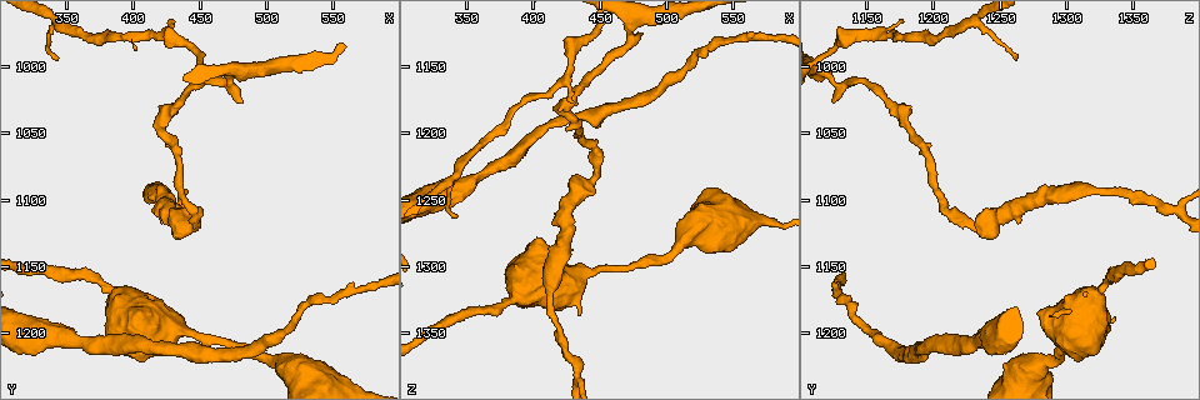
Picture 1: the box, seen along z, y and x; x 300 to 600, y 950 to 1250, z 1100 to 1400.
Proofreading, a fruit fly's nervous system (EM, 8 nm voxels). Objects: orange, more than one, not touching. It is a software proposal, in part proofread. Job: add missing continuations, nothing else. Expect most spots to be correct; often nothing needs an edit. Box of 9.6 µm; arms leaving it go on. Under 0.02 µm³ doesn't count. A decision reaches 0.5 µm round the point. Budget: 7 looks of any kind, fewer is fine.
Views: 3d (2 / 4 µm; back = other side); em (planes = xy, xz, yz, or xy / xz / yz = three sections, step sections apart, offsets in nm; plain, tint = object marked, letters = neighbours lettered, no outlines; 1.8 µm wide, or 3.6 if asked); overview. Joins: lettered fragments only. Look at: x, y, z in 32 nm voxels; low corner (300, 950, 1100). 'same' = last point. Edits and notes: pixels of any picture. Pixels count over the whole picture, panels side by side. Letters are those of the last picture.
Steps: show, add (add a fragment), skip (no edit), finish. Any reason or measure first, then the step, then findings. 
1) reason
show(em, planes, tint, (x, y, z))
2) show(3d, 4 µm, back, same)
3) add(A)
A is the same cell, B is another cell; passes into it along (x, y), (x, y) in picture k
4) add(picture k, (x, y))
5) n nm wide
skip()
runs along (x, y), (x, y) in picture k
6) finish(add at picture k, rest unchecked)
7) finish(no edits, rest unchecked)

branch stops here
show(em, planes, letters, (342, 994, 1260))

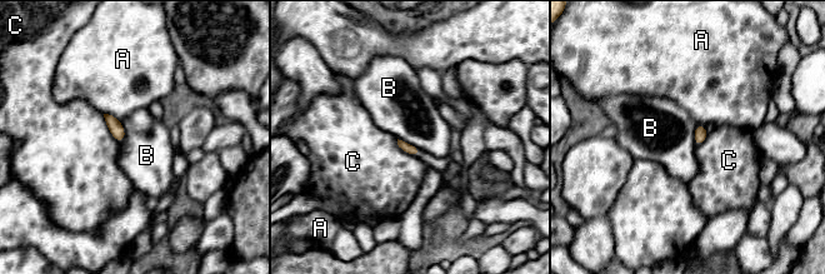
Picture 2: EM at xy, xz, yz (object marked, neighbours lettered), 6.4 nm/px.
skip()
A, B and C are other cells; border along (398, 138), (413, 144), (420, 153) in picture 2; no lettered fragment goes on from it

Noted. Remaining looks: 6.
calibre changes
show(em, 3.6 µm, planes, letters, (394, 1178, 1318))

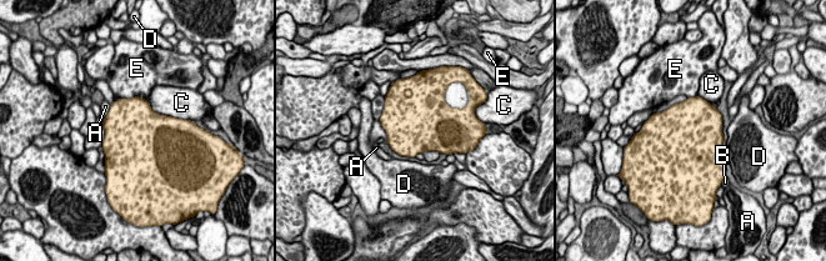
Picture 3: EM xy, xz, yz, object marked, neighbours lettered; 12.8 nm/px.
skip()
A, B, C, D and E are other cells; border along (139, 96), (155, 111), (176, 119) in picture 3; none of them fits

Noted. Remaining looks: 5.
branch stops here
show(em, xy, step 4, letters, (480, 1028, 1124))

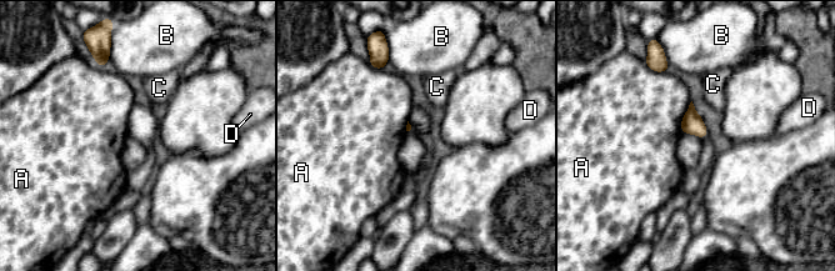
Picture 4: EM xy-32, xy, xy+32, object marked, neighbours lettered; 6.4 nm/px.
A touches over 220 nm
skip()
A, B, C and D are other cells; no lettered fragment goes on from it

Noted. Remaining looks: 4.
finish(no edits, rest unchecked)

